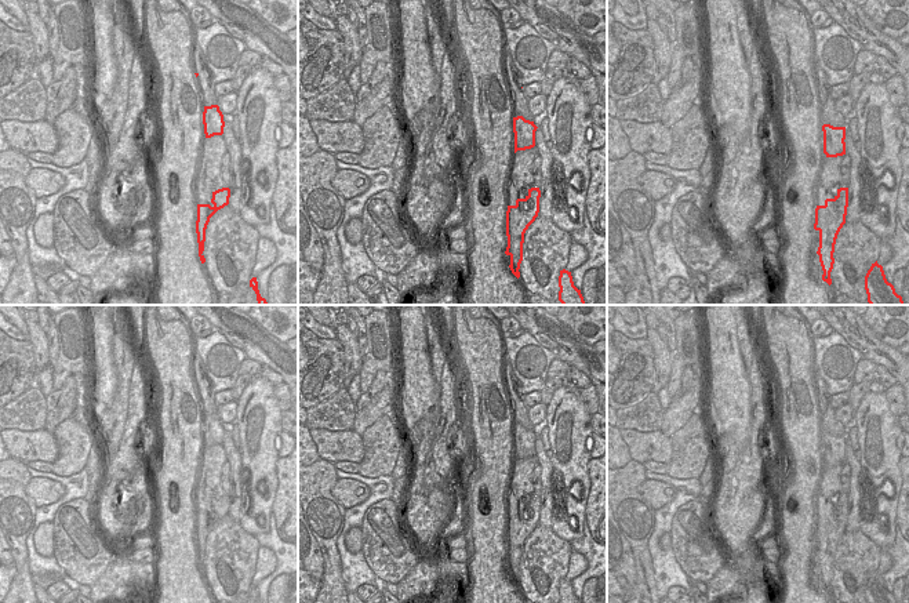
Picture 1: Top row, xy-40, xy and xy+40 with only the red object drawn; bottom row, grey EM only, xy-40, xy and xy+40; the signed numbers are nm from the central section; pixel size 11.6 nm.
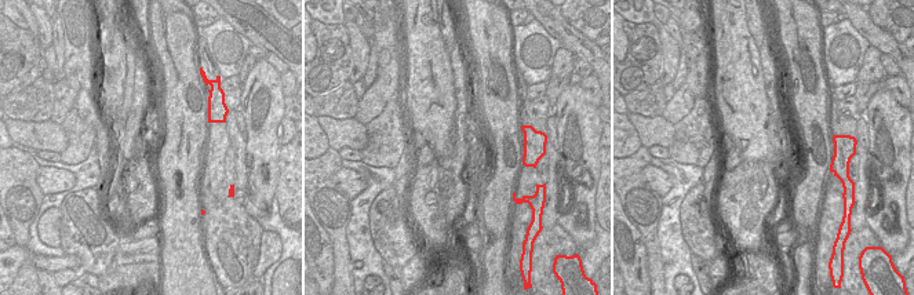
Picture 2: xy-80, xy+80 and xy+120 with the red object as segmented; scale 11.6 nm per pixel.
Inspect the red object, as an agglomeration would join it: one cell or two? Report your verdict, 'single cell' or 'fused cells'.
fused cells

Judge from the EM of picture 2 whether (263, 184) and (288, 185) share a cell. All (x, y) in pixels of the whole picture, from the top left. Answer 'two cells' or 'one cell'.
two cells

